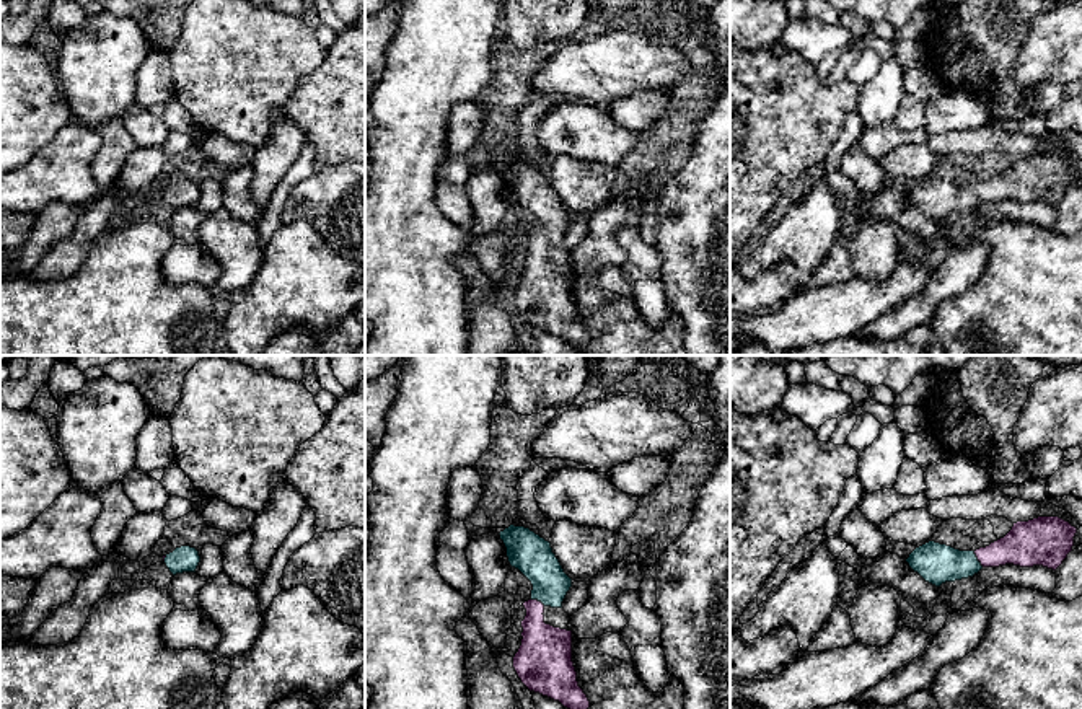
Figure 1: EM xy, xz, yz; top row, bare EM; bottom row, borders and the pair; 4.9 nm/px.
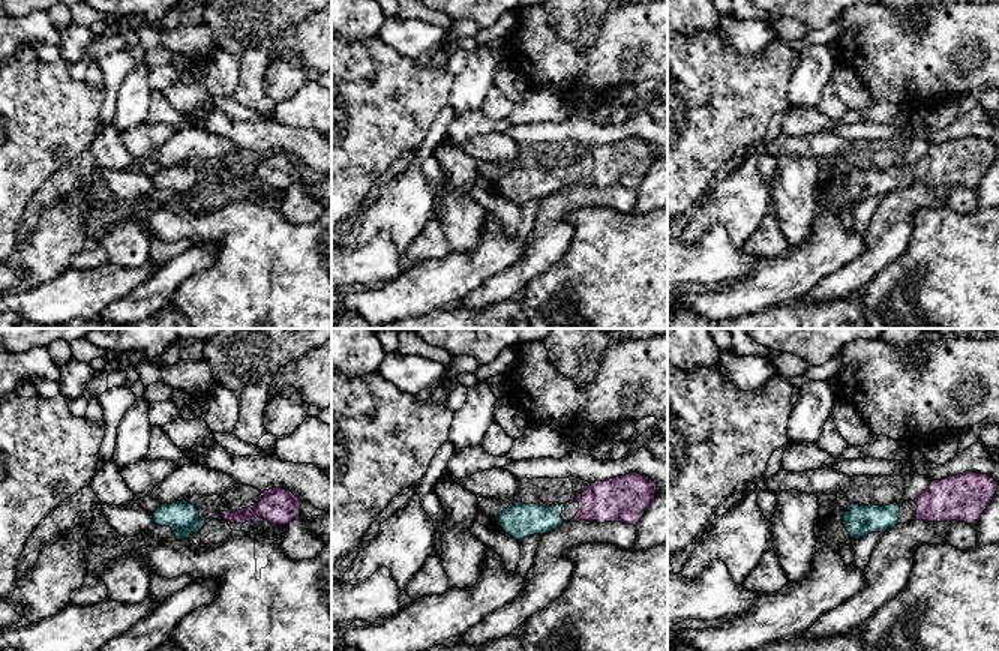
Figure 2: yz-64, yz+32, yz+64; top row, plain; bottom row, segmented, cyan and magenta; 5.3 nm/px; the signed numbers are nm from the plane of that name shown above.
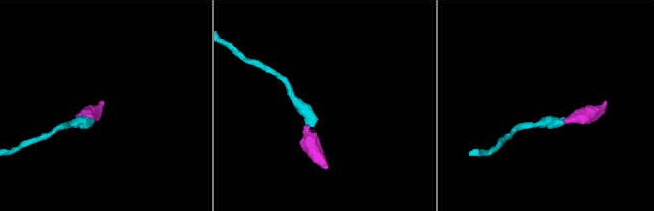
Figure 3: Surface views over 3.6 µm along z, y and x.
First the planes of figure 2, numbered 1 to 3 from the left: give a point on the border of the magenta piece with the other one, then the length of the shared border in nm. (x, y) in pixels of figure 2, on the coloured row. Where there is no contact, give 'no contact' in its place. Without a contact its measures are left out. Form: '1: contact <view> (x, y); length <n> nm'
1: no contact
2: contact yz+32 (561, 509); length 30 nm
3: no contact

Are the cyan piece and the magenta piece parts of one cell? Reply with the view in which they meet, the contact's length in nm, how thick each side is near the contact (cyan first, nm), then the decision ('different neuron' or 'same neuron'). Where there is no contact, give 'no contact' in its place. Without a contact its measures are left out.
yz | 90 nm | 200/200 nm | same neuron

